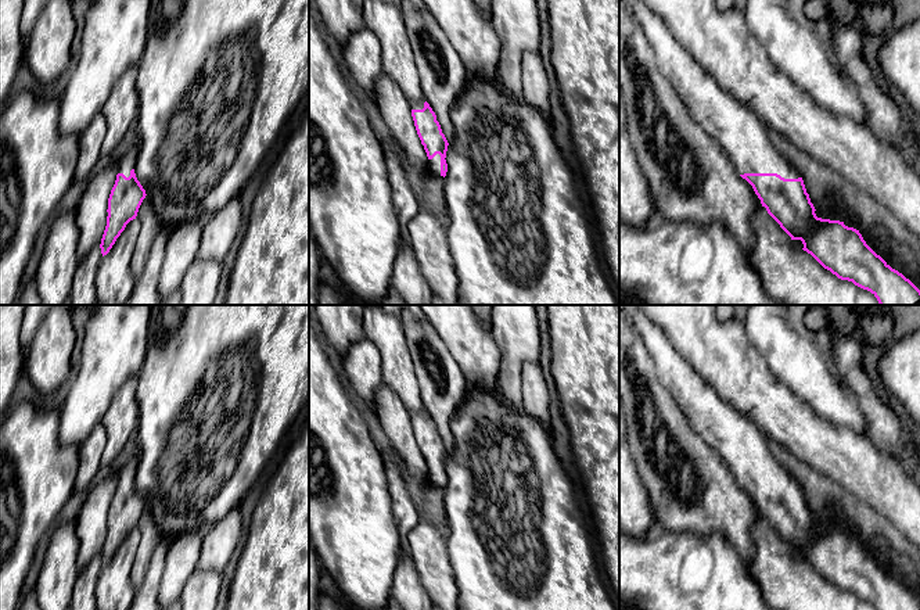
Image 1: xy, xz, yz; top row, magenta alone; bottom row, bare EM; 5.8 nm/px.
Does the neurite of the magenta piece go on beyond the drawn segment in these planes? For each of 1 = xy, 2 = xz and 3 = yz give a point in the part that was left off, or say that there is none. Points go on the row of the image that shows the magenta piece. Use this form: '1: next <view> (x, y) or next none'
1: next xy (129, 161)
2: next xz (434, 165)
3: next yz (741, 135)

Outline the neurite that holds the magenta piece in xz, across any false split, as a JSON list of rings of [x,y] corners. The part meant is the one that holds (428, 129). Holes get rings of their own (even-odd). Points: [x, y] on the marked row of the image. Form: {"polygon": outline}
{"polygon": [[[427,101],[410,103],[412,116],[417,134],[428,157],[428,176],[446,176],[448,140],[441,129],[436,115]]]}

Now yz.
{"polygon": [[[622,0],[642,25],[650,42],[657,65],[666,76],[690,111],[691,118],[714,137],[722,151],[733,161],[736,171],[754,189],[762,207],[791,237],[801,240],[804,251],[841,280],[870,291],[880,305],[920,305],[920,290],[902,273],[892,269],[863,240],[859,230],[844,222],[817,218],[806,193],[799,171],[772,144],[769,128],[747,107],[723,92],[675,37],[664,18],[640,0]]]}

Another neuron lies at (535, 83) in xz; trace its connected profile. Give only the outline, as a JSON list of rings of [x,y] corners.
[[[539,51],[522,55],[522,97],[521,100],[536,108],[550,122],[549,78]]]

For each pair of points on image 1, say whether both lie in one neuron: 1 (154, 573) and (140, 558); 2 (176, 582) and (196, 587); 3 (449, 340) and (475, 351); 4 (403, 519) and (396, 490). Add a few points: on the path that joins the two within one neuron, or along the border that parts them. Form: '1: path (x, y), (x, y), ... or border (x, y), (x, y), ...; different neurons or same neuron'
1: border (160, 535), (143, 582), (136, 591); different neurons
2: border (196, 569), (180, 595); different neurons
3: path (456, 340), (464, 340), (469, 344); same neuron
4: path (403, 512), (399, 497); same neuron

